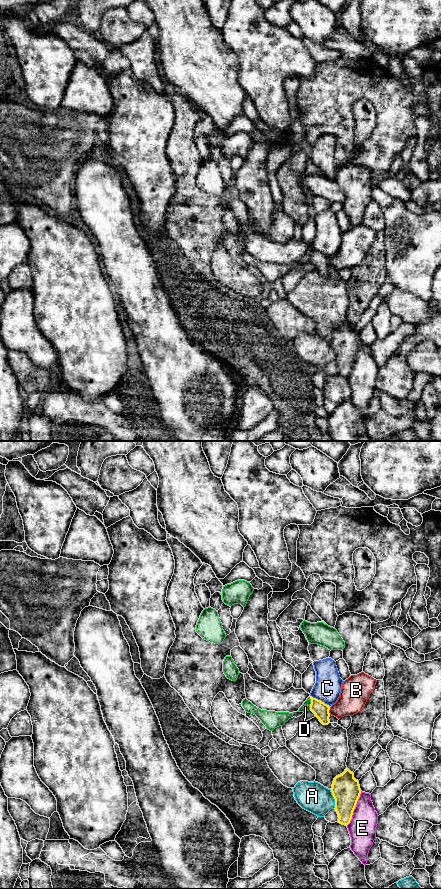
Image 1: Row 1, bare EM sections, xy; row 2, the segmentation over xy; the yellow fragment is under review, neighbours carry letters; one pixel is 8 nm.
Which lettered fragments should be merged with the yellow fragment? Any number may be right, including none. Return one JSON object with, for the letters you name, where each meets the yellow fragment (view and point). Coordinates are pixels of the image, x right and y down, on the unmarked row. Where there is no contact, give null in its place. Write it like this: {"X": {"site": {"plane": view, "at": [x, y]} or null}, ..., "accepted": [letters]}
{"accepted": []}

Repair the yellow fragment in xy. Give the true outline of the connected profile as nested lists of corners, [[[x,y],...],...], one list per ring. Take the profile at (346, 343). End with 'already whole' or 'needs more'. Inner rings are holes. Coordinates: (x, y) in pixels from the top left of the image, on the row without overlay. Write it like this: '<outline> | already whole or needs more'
[[[346,320],[334,330],[331,344],[335,351],[334,361],[339,369],[337,374],[347,378],[361,346],[359,333],[354,330],[354,325]]] | already whole

